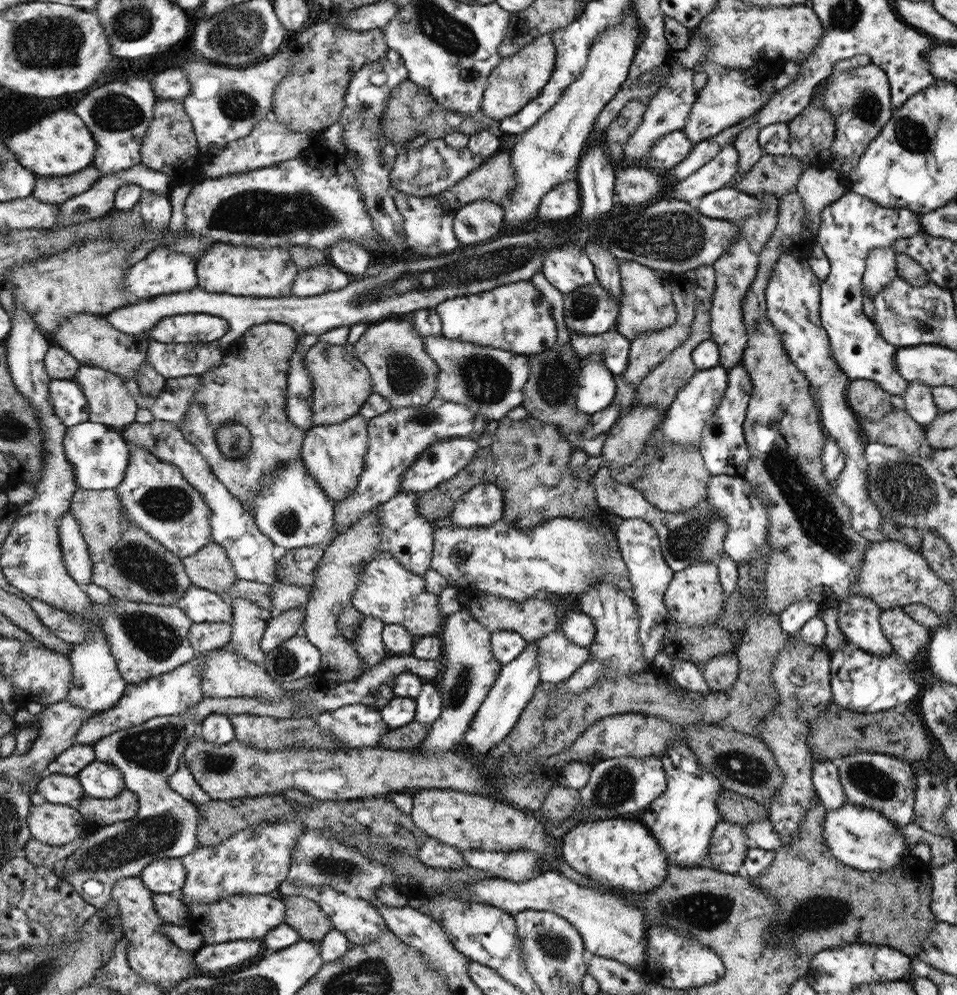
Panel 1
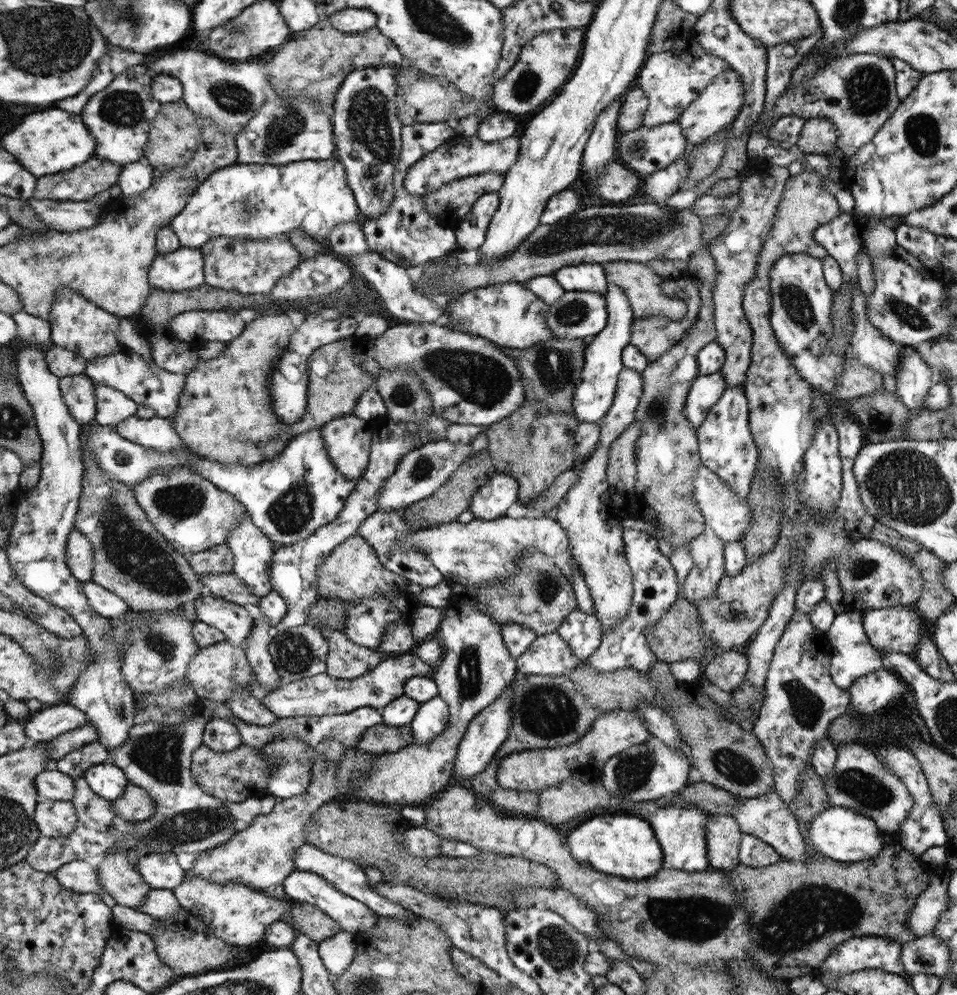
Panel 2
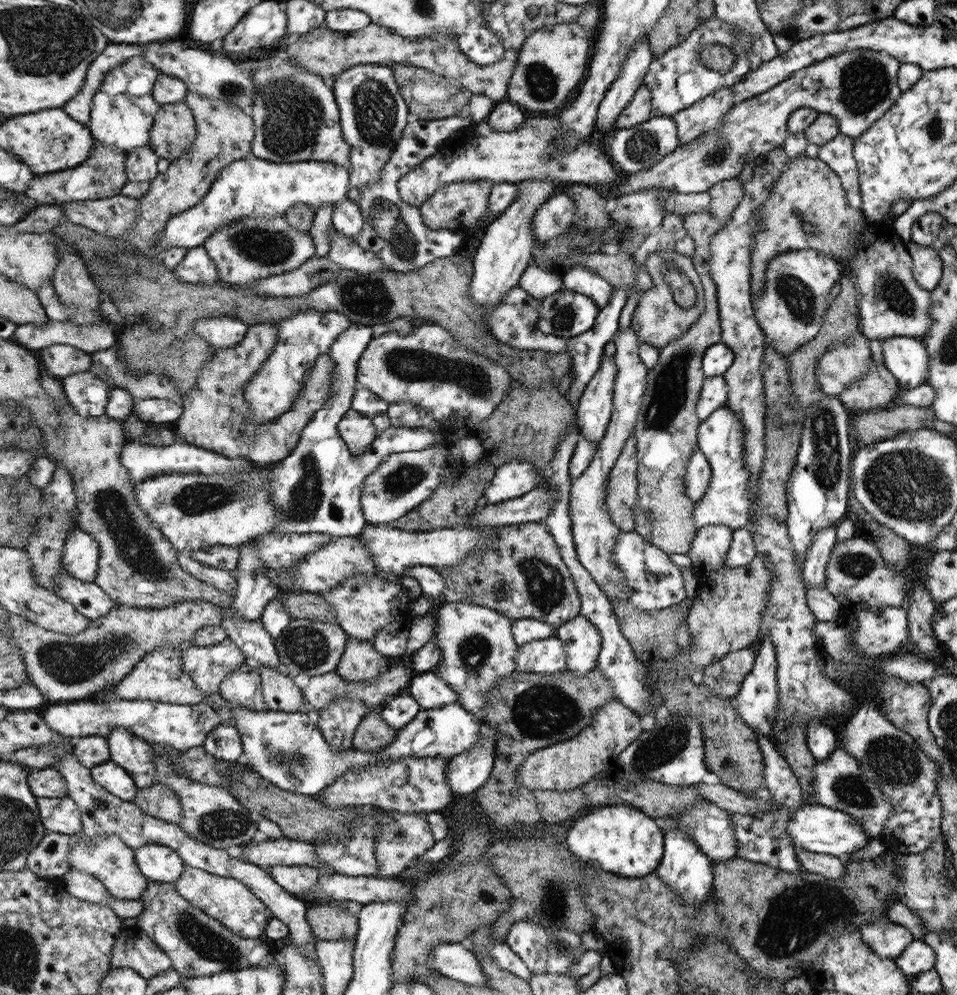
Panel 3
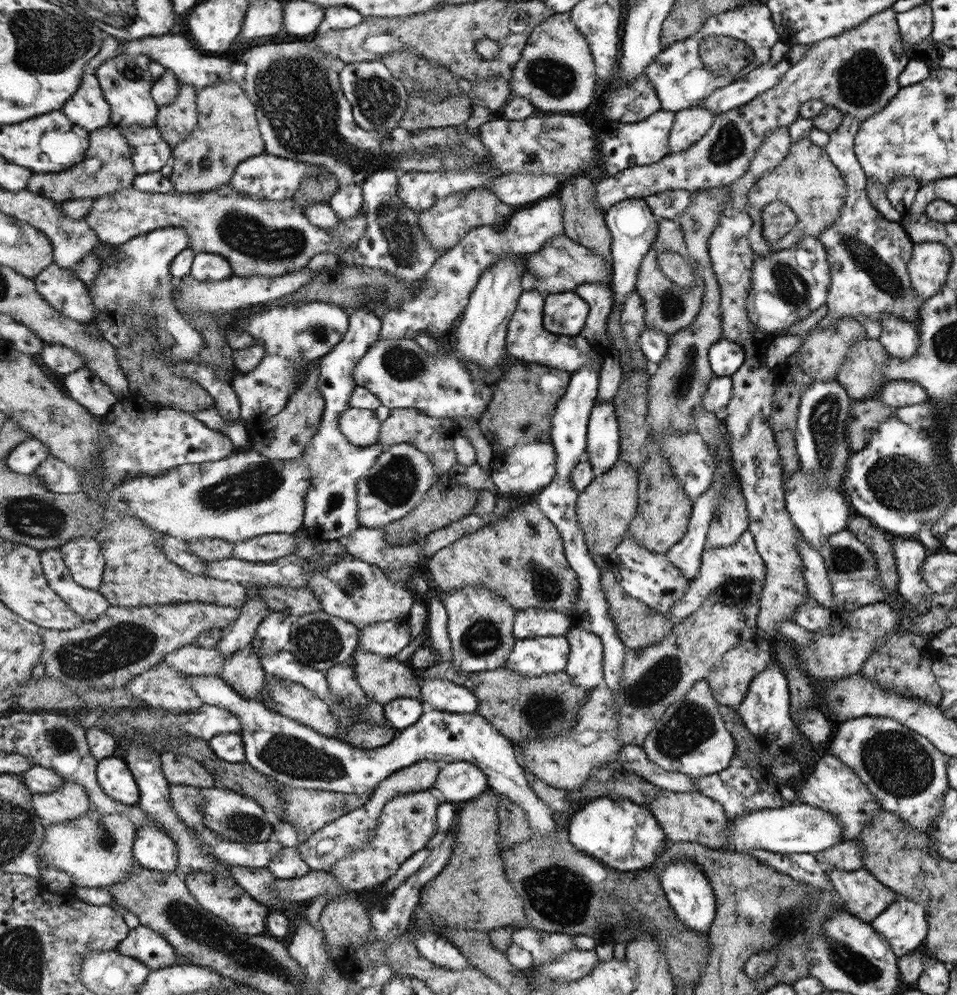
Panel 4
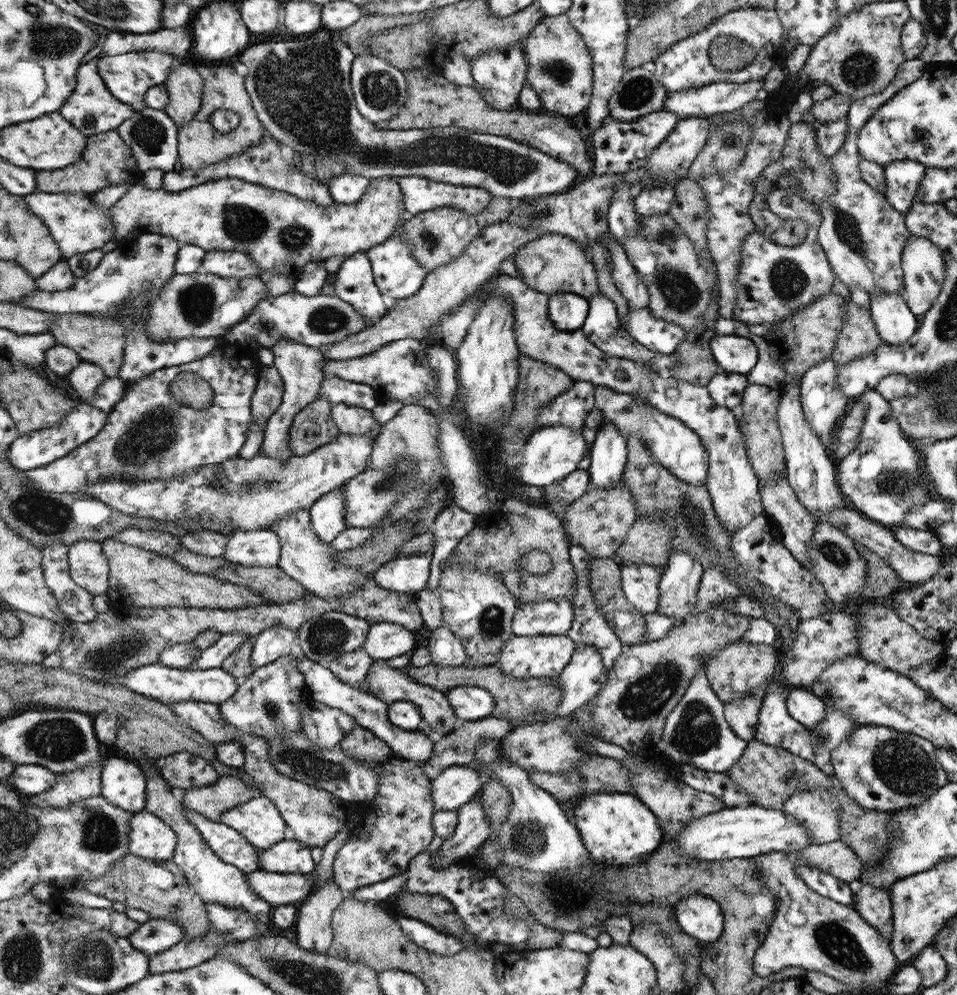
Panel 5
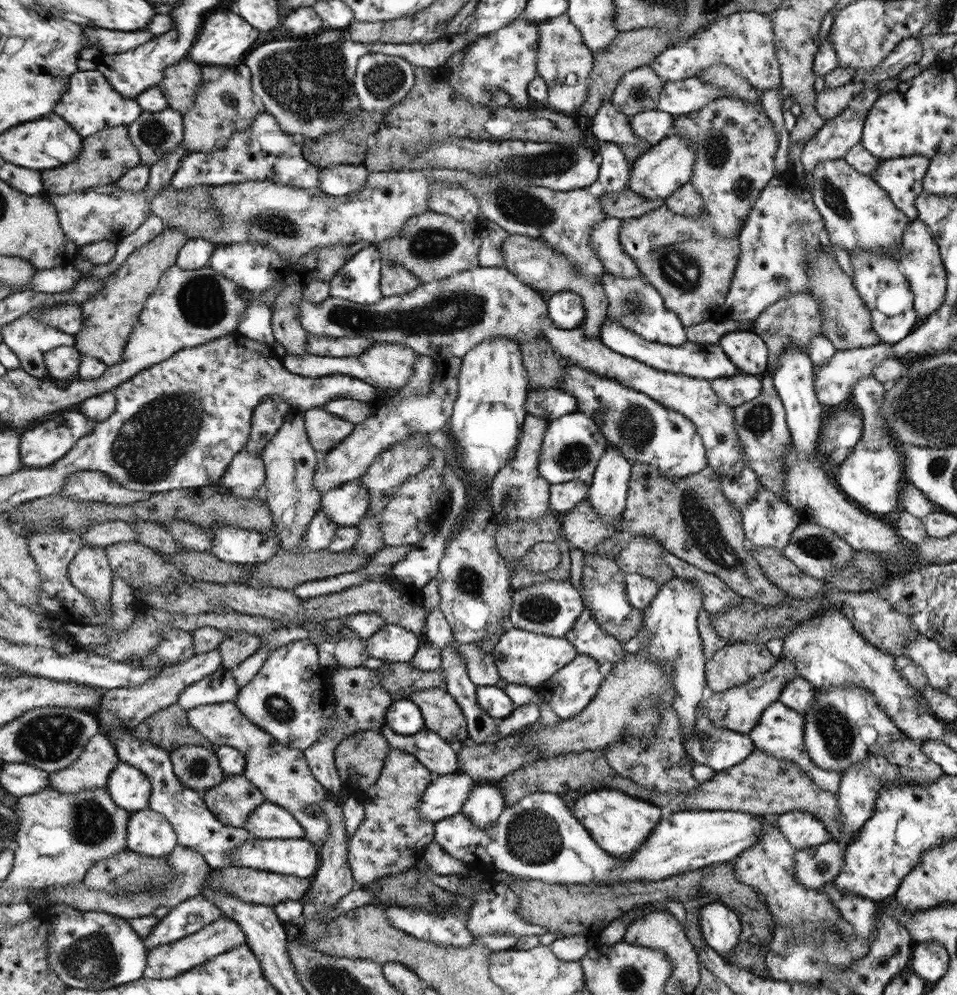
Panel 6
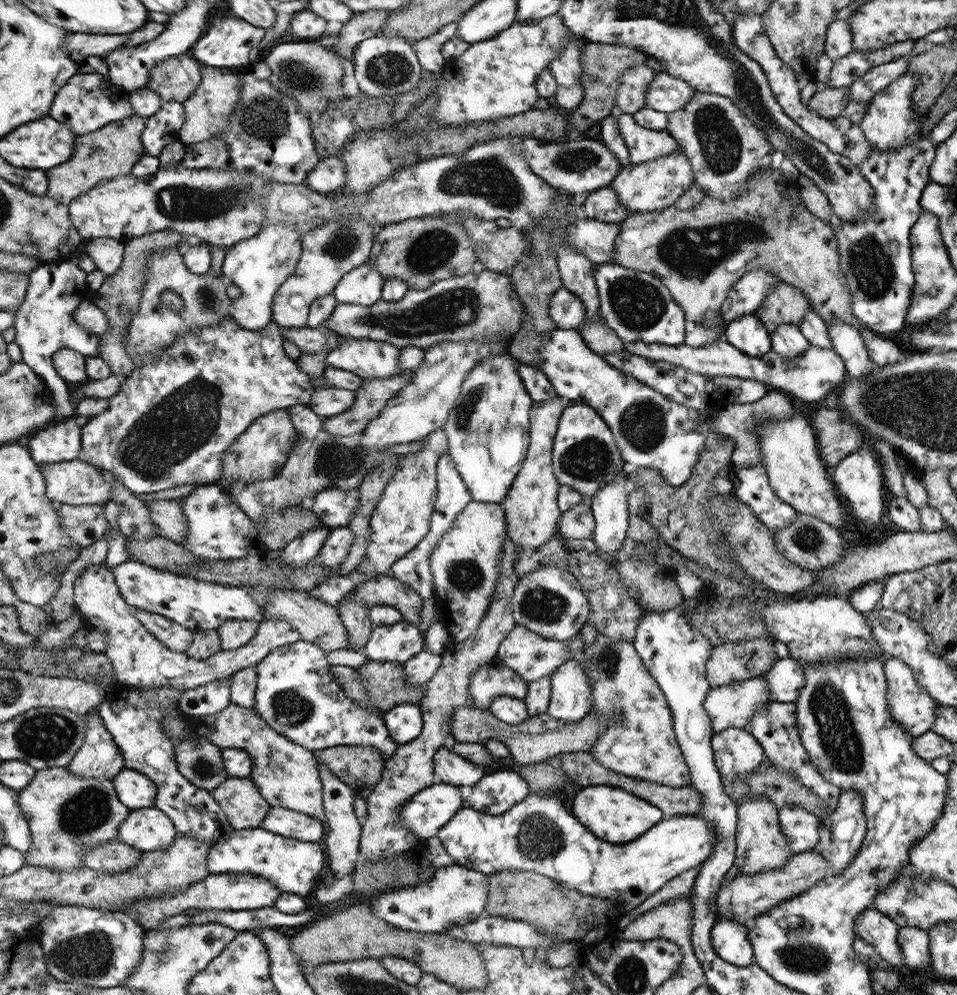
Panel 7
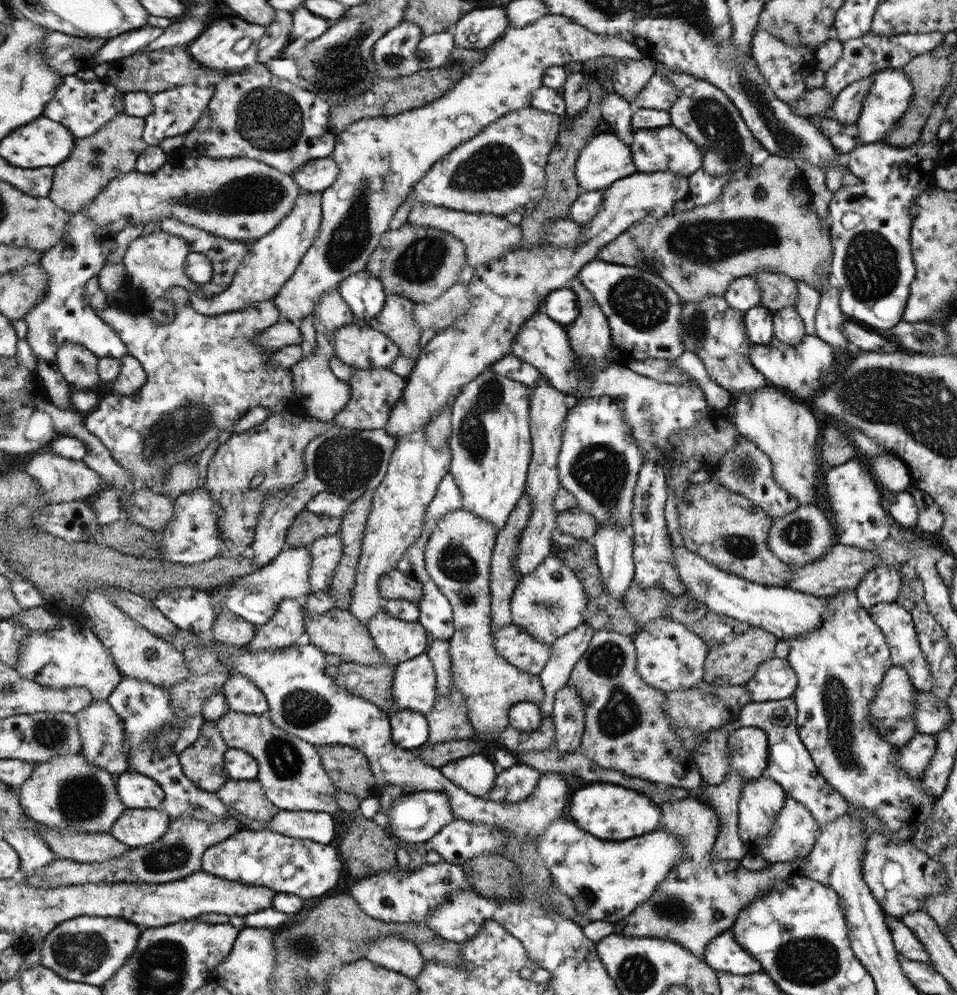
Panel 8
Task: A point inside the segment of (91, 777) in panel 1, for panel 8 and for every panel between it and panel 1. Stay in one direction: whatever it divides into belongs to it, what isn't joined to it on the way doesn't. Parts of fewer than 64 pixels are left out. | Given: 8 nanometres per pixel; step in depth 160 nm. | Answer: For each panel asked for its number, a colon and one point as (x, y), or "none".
2: (108, 780)
3: (115, 778)
4: (115, 778)
5: (123, 783)
6: (130, 787)
7: (138, 791)
8: (138, 791)

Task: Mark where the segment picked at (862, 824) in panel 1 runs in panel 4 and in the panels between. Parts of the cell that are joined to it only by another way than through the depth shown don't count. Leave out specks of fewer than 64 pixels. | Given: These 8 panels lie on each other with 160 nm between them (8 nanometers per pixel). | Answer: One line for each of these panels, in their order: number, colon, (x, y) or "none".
2: (840, 833)
3: (820, 829)
4: (802, 828)

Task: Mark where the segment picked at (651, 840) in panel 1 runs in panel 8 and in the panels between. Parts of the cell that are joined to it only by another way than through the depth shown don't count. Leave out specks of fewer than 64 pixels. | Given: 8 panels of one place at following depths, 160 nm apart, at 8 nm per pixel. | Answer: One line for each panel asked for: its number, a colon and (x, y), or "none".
2: (620, 843)
3: (620, 839)
4: (626, 836)
5: (617, 828)
6: (620, 823)
7: (615, 815)
8: (615, 813)

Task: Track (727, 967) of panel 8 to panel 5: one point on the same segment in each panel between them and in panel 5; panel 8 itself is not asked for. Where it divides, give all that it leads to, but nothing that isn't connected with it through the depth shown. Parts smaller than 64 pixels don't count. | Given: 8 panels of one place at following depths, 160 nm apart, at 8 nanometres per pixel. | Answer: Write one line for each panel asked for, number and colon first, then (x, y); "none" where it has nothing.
5: (700, 916)
6: (720, 926)
7: (730, 939)

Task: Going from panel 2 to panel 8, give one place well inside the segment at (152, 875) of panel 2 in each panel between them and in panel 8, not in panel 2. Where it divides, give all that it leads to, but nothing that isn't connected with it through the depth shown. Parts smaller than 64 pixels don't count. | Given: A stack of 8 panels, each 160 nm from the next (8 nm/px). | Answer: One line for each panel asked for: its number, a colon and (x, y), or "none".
3: (158, 863)
4: (155, 849)
5: (151, 838)
6: (150, 833)
7: (148, 829)
8: (137, 827)

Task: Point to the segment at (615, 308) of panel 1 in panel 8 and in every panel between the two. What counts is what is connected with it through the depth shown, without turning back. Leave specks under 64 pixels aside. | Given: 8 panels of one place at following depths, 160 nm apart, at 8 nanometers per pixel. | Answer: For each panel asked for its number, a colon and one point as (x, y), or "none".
2: (577, 314)
3: (566, 314)
4: (566, 313)
5: (568, 311)
6: (567, 310)
7: (568, 311)
8: (561, 304)

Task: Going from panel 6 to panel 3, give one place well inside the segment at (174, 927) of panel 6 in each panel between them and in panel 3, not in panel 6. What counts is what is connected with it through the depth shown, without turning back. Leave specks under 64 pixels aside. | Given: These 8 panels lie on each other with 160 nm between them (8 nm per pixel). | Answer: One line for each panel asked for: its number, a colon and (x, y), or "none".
3: (134, 948)
4: (148, 946)
5: (154, 936)

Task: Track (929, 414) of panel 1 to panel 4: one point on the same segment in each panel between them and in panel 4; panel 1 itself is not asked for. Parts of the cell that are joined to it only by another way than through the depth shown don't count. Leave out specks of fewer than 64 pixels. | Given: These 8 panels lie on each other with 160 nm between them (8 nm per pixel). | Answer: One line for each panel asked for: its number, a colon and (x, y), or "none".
2: (914, 378)
3: (907, 358)
4: (900, 338)

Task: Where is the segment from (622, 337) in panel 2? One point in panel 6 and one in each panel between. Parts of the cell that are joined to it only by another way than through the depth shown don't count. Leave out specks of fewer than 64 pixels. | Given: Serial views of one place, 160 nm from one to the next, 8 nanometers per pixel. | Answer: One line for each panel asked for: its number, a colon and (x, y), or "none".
3: (594, 410)
4: (603, 440)
5: (608, 454)
6: (608, 491)

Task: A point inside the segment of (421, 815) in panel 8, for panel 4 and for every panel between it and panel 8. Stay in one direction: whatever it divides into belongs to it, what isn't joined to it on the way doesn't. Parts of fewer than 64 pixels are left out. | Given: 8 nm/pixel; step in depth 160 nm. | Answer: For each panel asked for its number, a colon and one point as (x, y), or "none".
4: (458, 781)
5: (455, 786)
6: (445, 796)
7: (428, 811)

